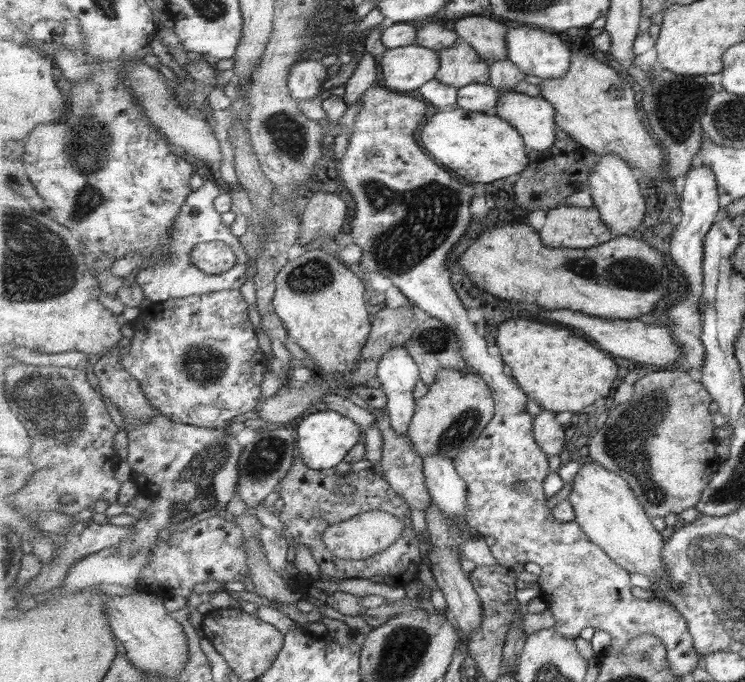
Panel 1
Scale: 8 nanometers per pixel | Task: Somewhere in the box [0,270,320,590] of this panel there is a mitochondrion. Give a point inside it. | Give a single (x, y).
(52, 404)

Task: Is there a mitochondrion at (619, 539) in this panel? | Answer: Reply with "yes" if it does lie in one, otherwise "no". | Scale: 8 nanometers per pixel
no

